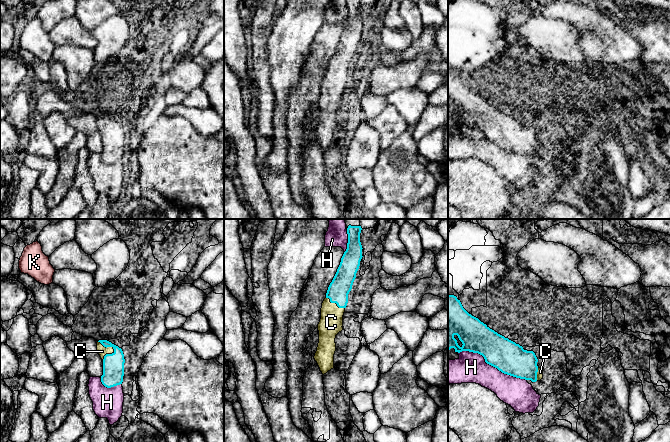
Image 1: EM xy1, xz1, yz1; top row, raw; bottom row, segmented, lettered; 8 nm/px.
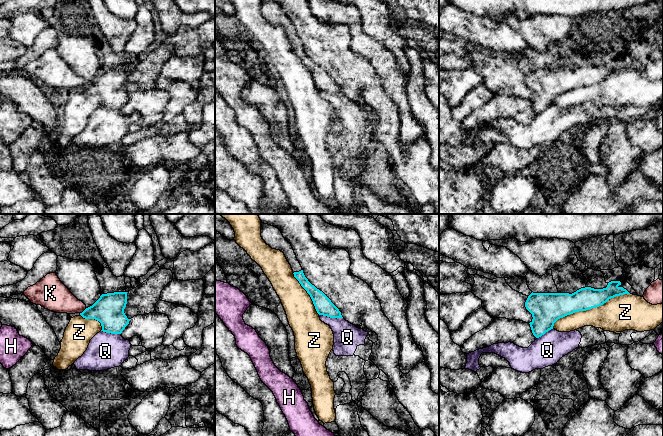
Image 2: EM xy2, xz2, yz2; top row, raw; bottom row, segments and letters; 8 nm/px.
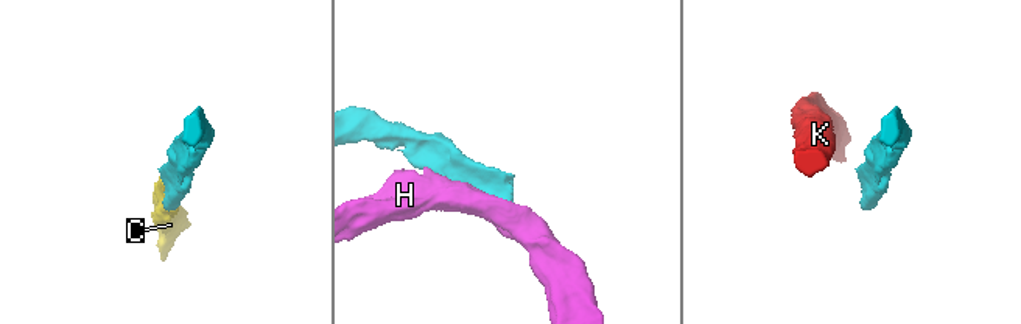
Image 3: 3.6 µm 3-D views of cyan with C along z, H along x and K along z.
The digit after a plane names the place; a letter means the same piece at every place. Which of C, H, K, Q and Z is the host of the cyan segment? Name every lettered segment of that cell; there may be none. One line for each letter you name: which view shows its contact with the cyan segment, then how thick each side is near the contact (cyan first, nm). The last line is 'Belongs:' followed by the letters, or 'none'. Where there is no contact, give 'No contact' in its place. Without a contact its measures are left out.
C: Touches cyan in xy1. Thickness 180 nm (cyan) against 80 nm
Belongs: C

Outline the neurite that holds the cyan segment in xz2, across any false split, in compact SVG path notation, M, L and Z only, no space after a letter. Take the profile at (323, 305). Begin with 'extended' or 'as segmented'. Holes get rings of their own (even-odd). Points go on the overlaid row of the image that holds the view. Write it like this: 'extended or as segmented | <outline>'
extended | M261 223L261 237L272 249L280 250L284 253L287 261L291 265L294 277L310 295L315 309L319 315L337 319L343 318L341 312L331 302L331 300L322 291L312 285L305 277L291 244L283 237L278 228Z

